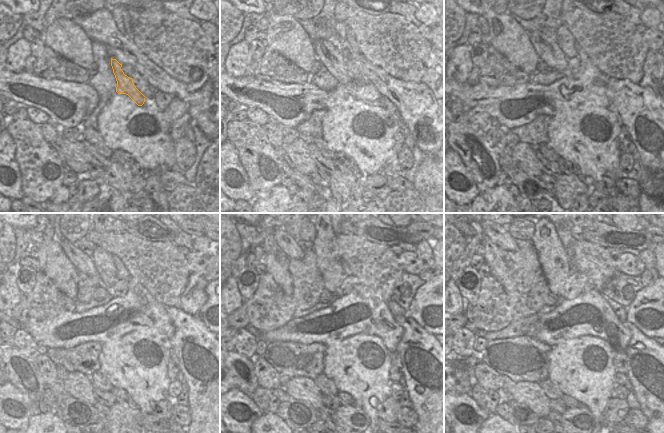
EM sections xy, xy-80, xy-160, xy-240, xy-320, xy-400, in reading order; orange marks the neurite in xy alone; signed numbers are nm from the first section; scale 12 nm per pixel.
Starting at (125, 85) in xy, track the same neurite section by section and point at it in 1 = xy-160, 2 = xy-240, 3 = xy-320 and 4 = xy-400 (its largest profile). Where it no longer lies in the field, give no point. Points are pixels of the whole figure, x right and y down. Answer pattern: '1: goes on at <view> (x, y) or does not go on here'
1: goes on at xy-160 (546, 47)
2: goes on at xy-240 (84, 263)
3: goes on at xy-320 (286, 243)
4: goes on at xy-400 (499, 235)

